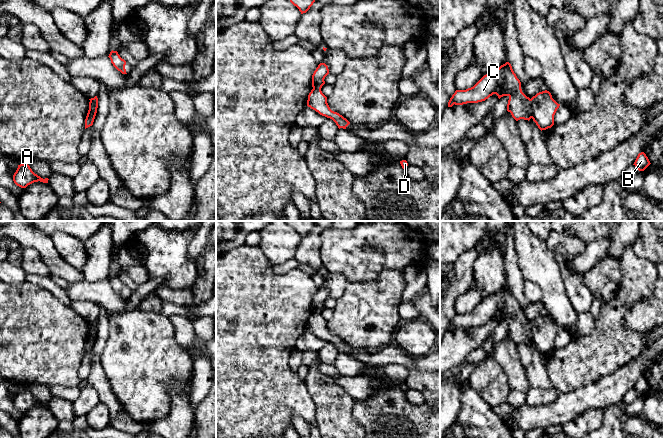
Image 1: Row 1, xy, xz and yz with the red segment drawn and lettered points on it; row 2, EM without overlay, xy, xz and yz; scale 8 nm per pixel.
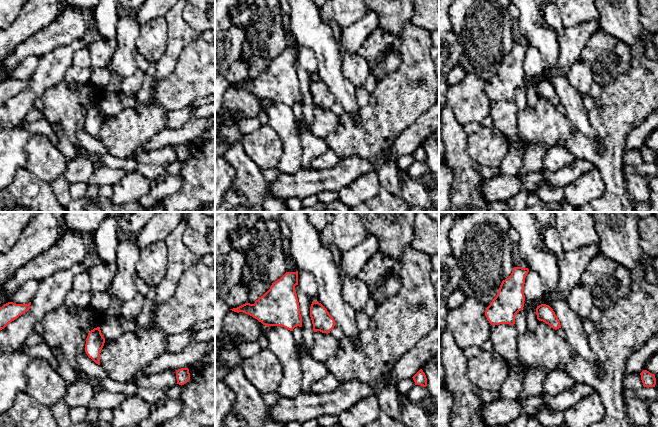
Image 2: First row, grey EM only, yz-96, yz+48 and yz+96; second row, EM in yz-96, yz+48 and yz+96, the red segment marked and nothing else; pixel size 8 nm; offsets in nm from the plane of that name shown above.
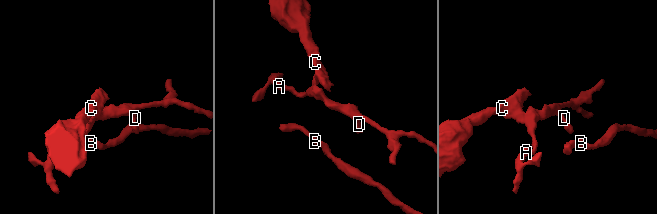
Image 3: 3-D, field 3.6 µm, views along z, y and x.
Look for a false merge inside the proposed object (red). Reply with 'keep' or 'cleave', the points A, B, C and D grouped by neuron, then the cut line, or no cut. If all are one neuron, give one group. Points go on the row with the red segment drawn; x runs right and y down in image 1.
cleave; A B D / C; cut in yz along (530, 99), (532, 117)

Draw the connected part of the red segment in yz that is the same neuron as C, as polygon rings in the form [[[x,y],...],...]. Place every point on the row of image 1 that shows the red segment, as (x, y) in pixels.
[[[509,62],[484,75],[473,87],[456,90],[448,102],[448,107],[485,101],[493,94],[500,99],[508,96],[507,111],[518,121],[532,118],[531,99],[521,89],[521,82]]]

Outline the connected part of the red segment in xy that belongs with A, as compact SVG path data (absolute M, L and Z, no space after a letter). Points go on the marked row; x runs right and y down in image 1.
M28 164L18 165L18 168L13 175L14 183L21 188L26 188L28 185L38 181L48 183L48 180L48 178L43 179L35 174Z

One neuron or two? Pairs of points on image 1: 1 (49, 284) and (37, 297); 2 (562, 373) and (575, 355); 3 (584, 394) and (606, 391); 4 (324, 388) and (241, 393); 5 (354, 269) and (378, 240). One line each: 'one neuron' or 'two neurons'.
1: two neurons
2: one neuron
3: one neuron
4: two neurons
5: one neuron

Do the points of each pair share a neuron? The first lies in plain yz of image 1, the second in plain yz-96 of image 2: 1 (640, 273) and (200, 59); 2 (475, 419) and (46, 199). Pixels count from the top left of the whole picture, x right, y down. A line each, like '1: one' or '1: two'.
1: two
2: one

